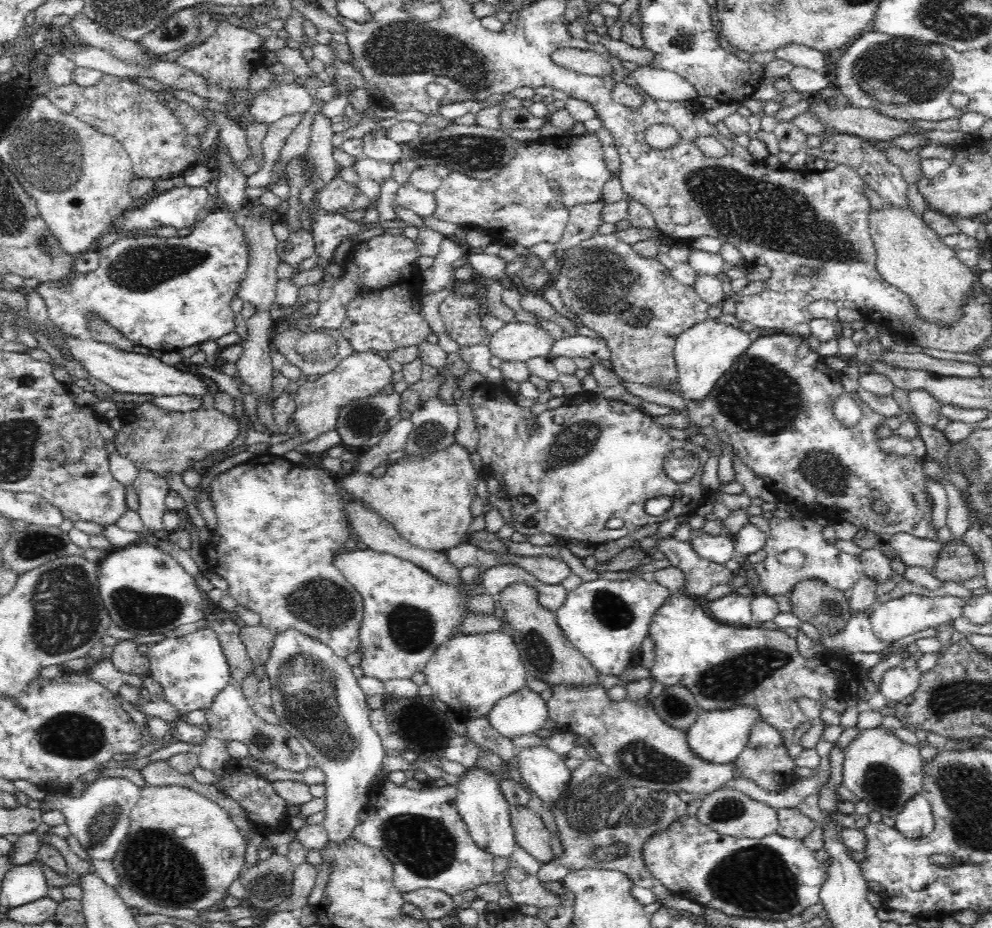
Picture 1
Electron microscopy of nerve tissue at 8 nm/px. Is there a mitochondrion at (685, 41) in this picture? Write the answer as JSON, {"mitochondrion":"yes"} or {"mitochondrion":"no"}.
{"mitochondrion":"yes"}

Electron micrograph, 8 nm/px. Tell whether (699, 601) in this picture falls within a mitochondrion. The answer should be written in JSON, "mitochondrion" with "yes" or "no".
{"mitochondrion":"no"}

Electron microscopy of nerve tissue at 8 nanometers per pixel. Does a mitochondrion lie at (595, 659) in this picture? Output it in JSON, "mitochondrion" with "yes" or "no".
{"mitochondrion":"no"}

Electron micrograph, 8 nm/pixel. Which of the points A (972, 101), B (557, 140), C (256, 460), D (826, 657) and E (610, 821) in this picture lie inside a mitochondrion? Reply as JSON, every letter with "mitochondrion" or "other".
{"A":"other","B":"other","C":"other","D":"other","E":"mitochondrion"}

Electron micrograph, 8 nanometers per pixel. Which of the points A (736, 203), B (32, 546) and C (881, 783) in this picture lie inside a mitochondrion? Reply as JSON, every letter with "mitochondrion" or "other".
{"A":"mitochondrion","B":"mitochondrion","C":"mitochondrion"}

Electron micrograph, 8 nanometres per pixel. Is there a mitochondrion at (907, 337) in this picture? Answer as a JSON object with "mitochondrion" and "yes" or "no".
{"mitochondrion":"no"}

